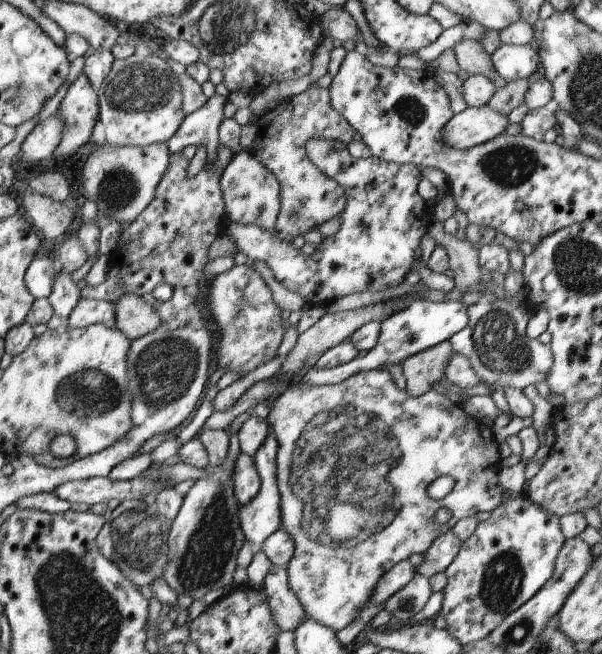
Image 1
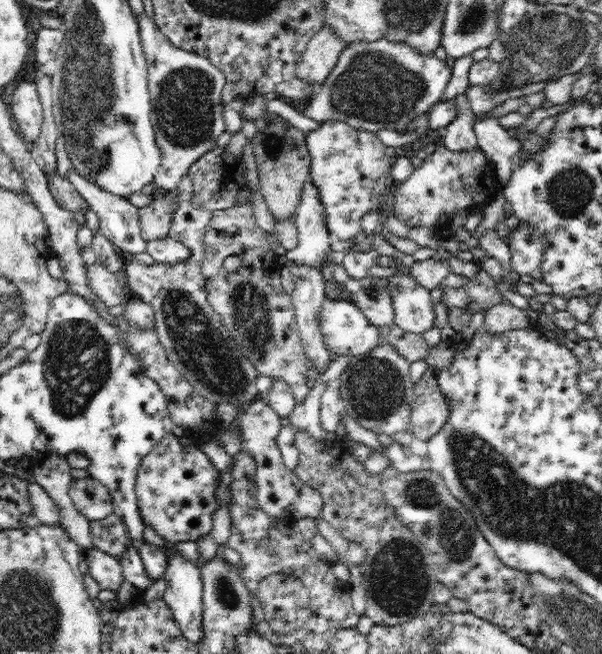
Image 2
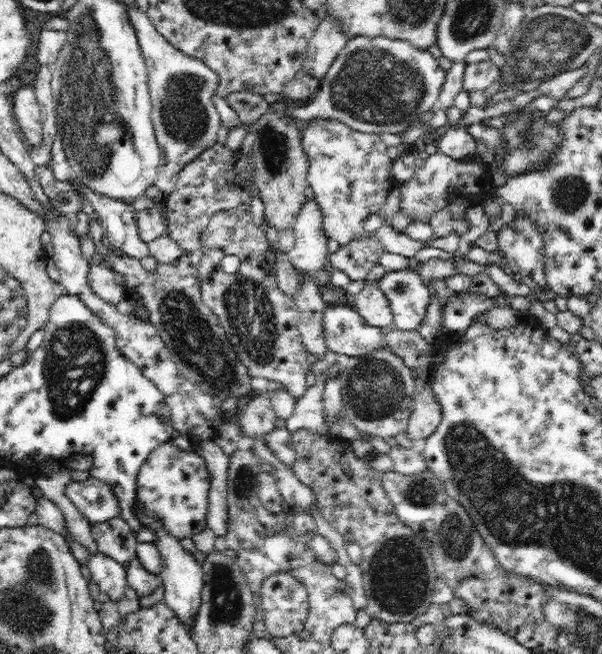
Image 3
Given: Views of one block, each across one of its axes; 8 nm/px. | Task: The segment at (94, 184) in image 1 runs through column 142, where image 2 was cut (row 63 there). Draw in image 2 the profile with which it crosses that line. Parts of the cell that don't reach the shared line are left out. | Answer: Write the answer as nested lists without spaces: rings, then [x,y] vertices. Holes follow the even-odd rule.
[[[134,14],[134,17],[147,60],[147,87],[152,101],[151,122],[161,150],[161,163],[153,183],[158,189],[170,192],[177,188],[180,178],[188,172],[188,166],[217,146],[218,136],[226,131],[220,103],[226,79],[224,73],[206,57],[175,47],[150,17],[144,14]]]

